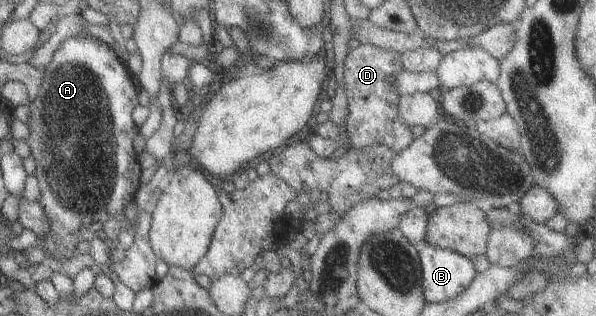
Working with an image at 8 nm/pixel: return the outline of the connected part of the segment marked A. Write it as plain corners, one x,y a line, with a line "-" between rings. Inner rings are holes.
72,36
58,44
44,67
36,98
28,104
29,133
25,140
36,162
32,174
39,186
37,201
50,228
48,236
37,237
37,246
45,258
64,262
63,250
67,244
68,254
71,252
70,243
81,226
87,228
93,222
116,218
121,230
133,230
134,239
124,256
108,266
134,292
151,288
157,281
154,275
157,258
147,236
151,216
138,210
131,223
122,216
122,209
133,200
140,183
141,168
132,145
138,127
130,118
135,106
138,100
132,74
116,53
93,37

